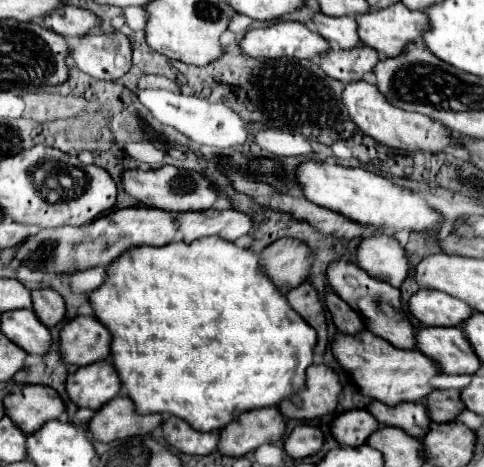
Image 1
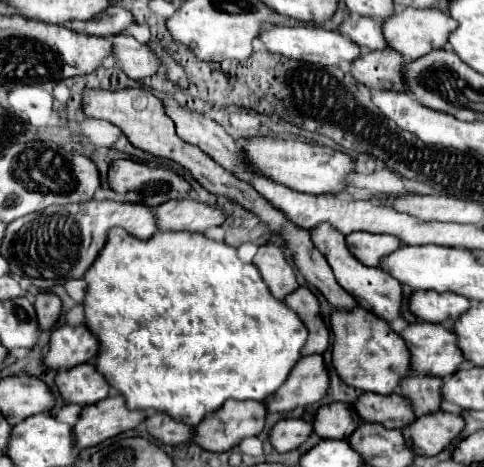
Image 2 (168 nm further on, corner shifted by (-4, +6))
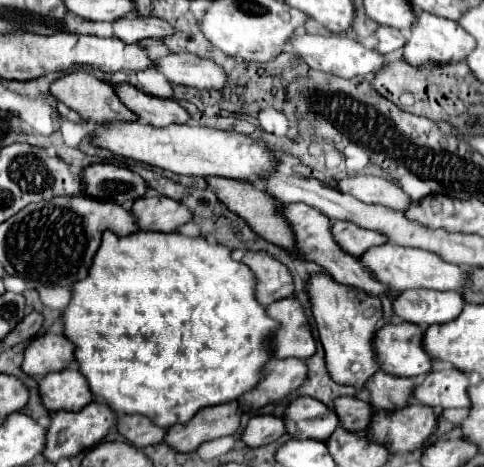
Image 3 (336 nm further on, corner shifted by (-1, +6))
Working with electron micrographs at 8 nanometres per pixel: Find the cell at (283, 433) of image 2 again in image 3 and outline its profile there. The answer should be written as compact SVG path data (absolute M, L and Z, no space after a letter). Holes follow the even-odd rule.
M255 416L249 420L241 440L249 448L259 448L259 446L267 446L267 444L275 442L283 434L287 434L287 428L285 428L285 422L281 418L277 418L277 416Z

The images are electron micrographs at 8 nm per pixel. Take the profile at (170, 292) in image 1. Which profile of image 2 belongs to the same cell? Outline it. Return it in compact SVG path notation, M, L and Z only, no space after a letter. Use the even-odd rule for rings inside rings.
M112 228L108 232L104 250L98 254L96 262L88 268L88 274L84 280L88 284L86 298L82 302L84 324L96 338L100 338L100 350L96 354L96 362L94 362L96 370L106 378L106 382L112 388L116 388L126 398L126 406L130 410L164 412L164 414L172 416L176 422L184 422L188 426L196 426L206 414L218 410L228 398L264 400L268 394L272 394L272 390L278 390L280 384L290 374L290 370L294 368L294 364L300 360L300 350L308 338L308 330L304 330L304 324L300 322L300 318L292 310L288 310L288 306L284 306L284 302L276 300L268 292L268 288L254 264L244 264L236 256L236 248L228 246L226 242L208 240L202 234L156 232L152 238L140 240L140 238L132 238L126 230Z

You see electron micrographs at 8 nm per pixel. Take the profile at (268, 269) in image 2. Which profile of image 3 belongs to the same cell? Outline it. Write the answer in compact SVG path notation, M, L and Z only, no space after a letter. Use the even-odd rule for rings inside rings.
M265 250L247 252L243 256L243 264L247 264L257 276L257 300L263 306L269 306L277 300L289 298L293 294L293 278L285 264L267 254Z

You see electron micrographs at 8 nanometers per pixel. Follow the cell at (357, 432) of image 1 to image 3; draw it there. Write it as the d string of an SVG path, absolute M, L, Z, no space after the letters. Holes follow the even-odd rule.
M301 396L289 404L285 426L287 426L287 432L297 440L313 438L313 440L325 442L339 426L339 418L337 418L337 412L325 406L323 402Z

